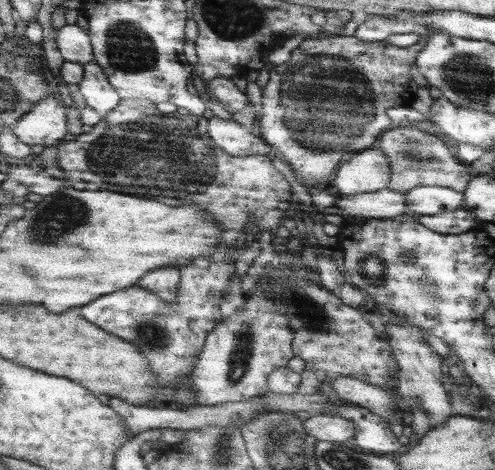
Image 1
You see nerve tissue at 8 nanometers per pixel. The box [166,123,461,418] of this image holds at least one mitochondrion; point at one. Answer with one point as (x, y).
(311, 317)

